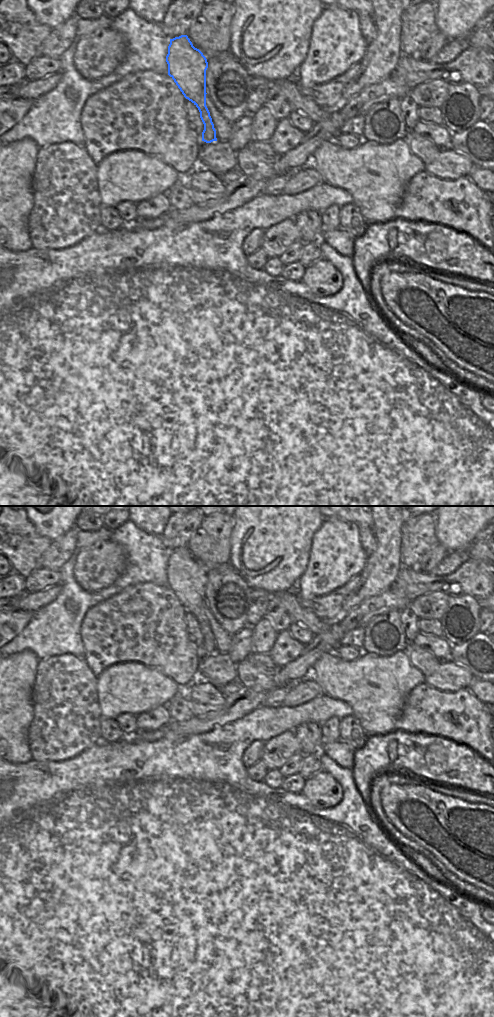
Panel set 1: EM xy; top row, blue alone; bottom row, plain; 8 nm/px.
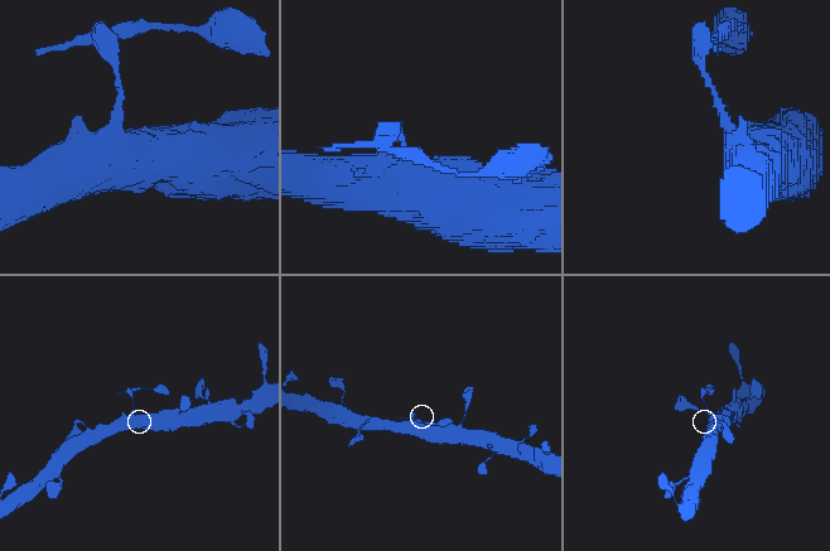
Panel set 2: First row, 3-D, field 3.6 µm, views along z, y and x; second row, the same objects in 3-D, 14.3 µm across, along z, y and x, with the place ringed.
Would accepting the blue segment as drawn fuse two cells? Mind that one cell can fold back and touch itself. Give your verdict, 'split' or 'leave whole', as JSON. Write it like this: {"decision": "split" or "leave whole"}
{"decision": "split"}

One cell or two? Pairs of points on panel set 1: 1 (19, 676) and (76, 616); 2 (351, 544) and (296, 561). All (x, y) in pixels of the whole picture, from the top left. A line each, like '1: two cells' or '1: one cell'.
1: two cells
2: two cells

